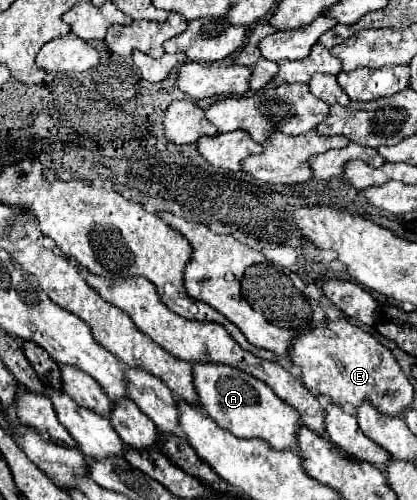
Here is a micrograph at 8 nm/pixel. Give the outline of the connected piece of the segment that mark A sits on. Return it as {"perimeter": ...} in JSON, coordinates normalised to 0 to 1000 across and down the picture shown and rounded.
{"perimeter":[[[468,726],[463,766],[477,790],[477,810],[516,838],[535,858],[578,878],[631,878],[655,898],[707,898],[717,862],[717,826],[679,806],[640,766],[530,726]]]}

